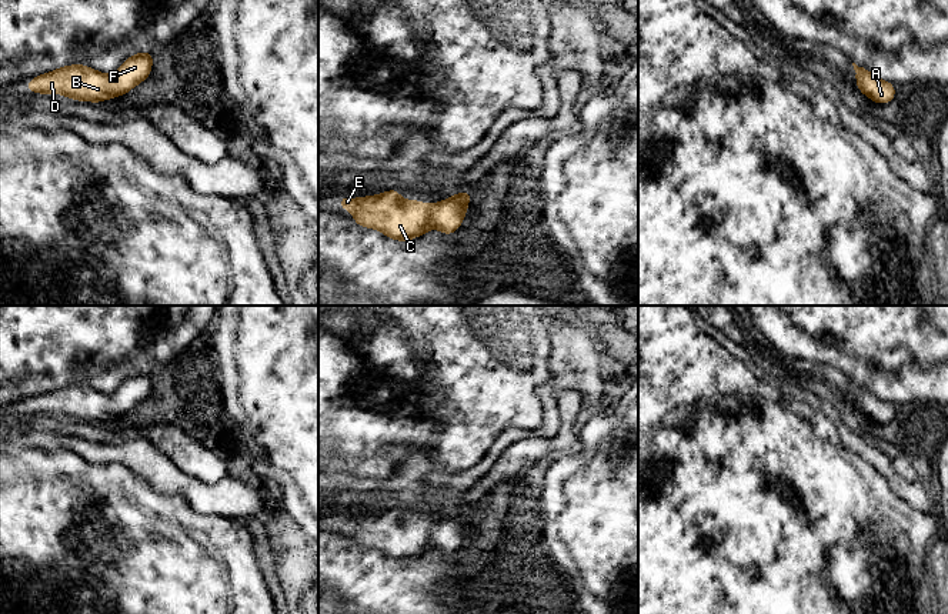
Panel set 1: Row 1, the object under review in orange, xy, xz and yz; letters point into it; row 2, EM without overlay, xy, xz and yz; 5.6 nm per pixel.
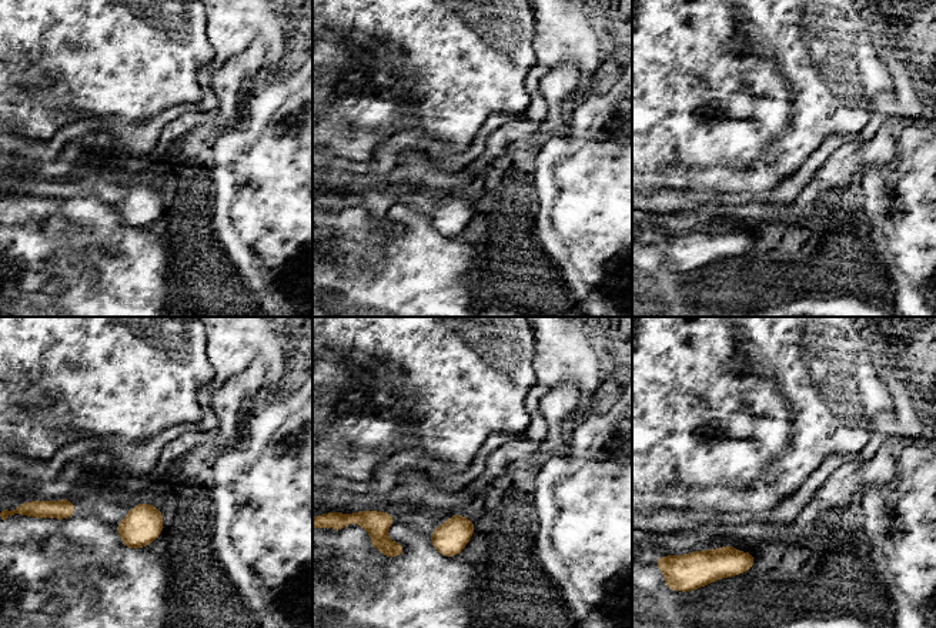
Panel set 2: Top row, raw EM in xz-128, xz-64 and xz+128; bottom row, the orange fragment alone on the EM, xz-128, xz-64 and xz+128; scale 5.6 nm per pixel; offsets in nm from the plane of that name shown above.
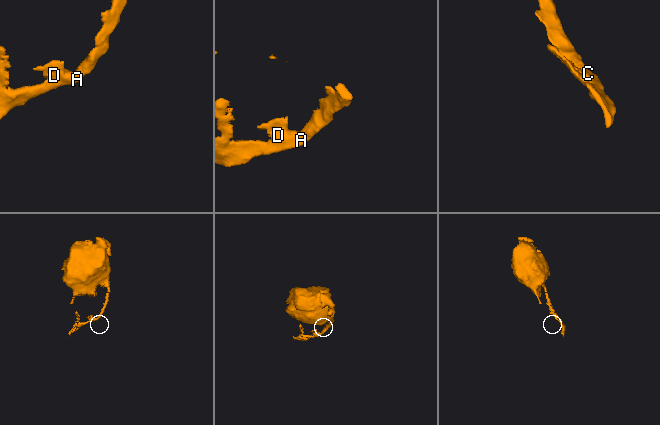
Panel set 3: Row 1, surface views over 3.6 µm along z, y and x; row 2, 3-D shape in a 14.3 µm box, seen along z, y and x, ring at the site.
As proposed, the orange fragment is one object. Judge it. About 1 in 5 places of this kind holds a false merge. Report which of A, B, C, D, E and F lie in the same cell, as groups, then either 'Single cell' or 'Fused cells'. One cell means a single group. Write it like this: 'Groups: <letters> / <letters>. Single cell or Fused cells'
Groups: A B C D E F. Single cell

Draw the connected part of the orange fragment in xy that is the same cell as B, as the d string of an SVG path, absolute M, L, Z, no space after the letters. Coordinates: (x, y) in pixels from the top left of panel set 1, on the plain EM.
M151 371L130 376L114 394L104 394L84 384L70 384L36 396L24 404L24 410L33 410L36 414L63 414L71 420L100 423L127 414L150 396L151 386Z

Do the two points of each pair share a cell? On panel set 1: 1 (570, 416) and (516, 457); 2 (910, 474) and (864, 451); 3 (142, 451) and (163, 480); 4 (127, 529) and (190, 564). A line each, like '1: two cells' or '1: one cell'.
1: one cell
2: two cells
3: one cell
4: one cell

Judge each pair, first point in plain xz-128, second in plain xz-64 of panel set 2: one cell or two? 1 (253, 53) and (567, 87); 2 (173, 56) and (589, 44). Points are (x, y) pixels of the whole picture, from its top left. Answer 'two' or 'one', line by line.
1: one
2: two

